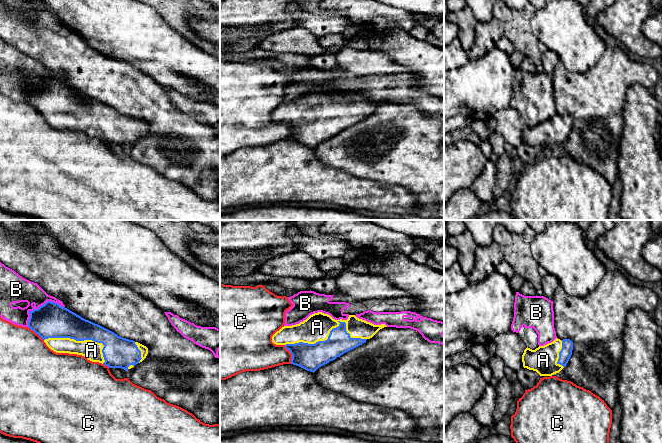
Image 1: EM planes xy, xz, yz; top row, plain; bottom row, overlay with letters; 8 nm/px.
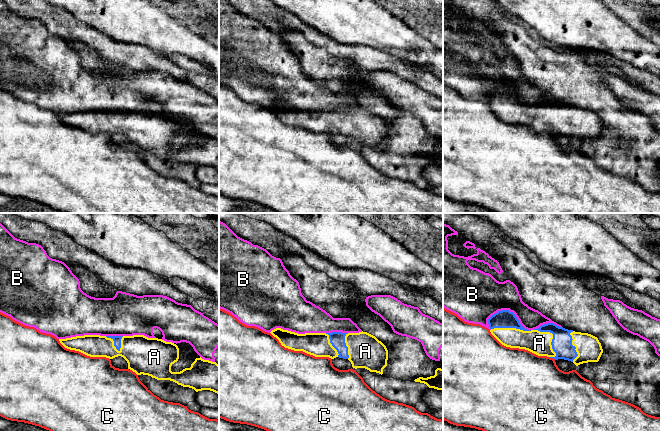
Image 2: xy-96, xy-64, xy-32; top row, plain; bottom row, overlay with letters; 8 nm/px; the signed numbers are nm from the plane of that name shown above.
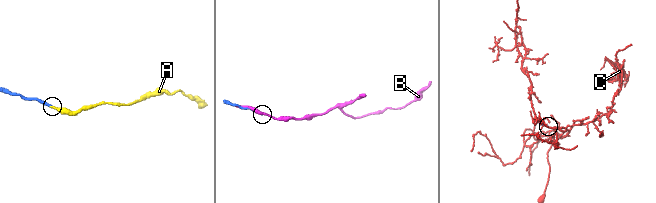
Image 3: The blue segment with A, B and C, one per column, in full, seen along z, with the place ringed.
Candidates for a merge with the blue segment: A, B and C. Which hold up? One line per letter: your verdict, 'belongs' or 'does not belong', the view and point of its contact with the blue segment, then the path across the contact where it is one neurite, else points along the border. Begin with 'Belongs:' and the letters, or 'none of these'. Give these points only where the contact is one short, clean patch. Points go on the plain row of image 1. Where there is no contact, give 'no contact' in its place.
Belongs: A
A: belongs; contact xz (329, 110)
B: does not belong; contact xy (40, 82)
C: does not belong; contact xz (291, 129)

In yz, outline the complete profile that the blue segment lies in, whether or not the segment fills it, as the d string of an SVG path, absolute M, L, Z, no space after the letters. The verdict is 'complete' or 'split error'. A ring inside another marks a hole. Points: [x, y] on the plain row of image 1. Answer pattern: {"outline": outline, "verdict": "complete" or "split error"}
{"outline": "M558 114L535 126L527 123L522 131L523 143L536 147L540 152L552 152L566 143L572 126L573 118L570 115Z", "verdict": "split error"}

